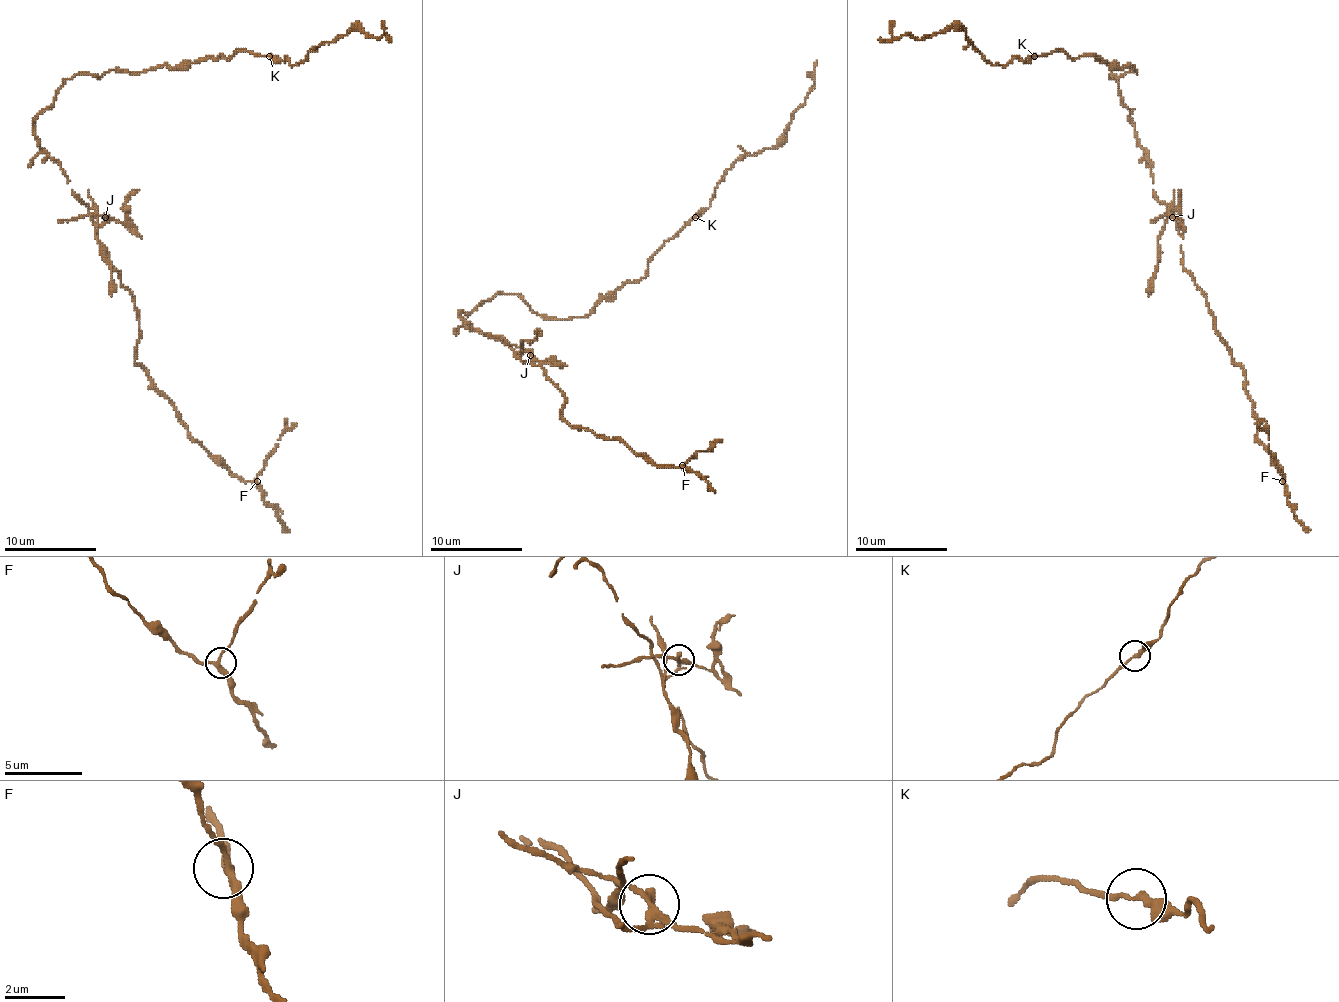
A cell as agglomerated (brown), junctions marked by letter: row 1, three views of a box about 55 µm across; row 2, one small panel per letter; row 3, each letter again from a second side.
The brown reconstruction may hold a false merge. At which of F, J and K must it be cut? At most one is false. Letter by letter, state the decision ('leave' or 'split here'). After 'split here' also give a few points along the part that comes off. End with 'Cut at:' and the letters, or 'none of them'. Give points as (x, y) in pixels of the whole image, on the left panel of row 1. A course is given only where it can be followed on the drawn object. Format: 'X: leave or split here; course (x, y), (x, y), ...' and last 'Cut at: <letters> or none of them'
F: leave
J: split here; course (104, 218), (97, 218), (95, 231), (100, 241), (100, 255), (111, 271), (111, 296)
K: leave
Cut at: J

